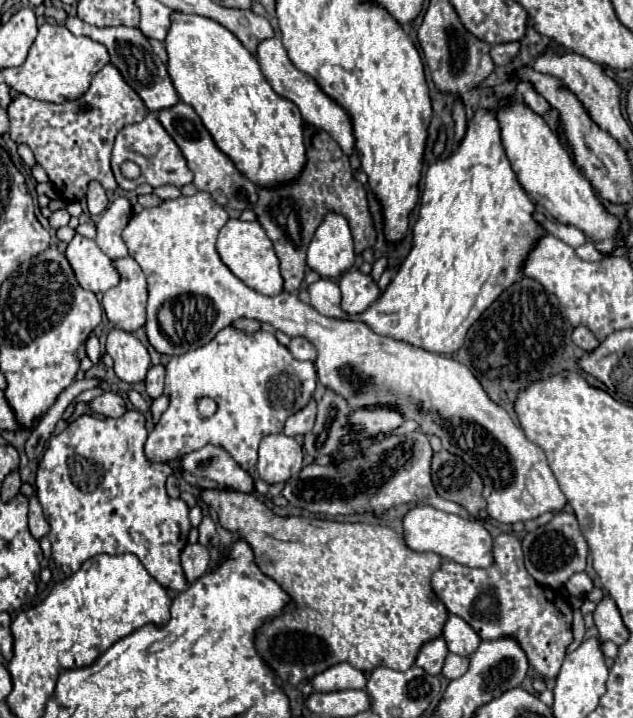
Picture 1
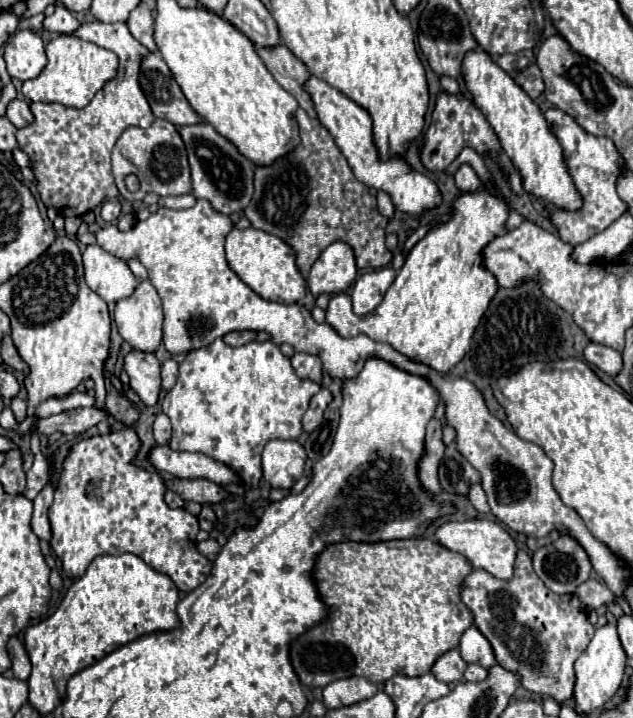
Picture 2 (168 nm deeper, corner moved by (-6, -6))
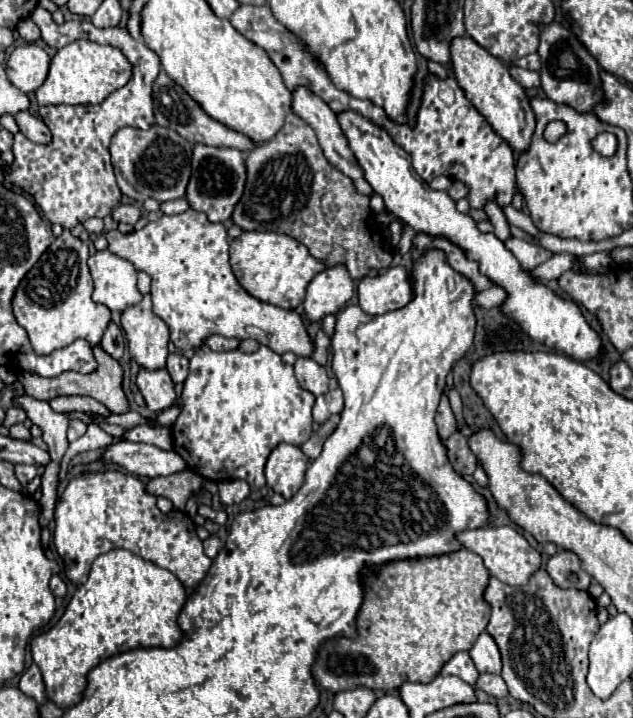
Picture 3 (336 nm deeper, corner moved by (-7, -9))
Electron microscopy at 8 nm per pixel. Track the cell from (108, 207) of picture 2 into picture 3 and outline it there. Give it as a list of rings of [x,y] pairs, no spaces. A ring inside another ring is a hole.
[[[120,204],[112,212],[112,218],[116,222],[126,222],[126,224],[132,224],[134,226],[138,222],[138,218],[140,218],[140,210],[136,206],[132,206],[132,204]]]

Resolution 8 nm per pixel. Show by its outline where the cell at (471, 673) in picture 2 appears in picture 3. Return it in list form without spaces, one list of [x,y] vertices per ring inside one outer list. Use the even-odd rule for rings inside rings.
[[[480,674],[476,688],[484,690],[488,696],[494,696],[494,698],[506,698],[508,696],[508,688],[498,674]]]

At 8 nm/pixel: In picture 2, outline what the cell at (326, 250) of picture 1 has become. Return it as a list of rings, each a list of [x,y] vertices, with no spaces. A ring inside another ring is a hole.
[[[333,241],[325,247],[309,271],[309,289],[317,297],[319,293],[343,293],[357,277],[355,255],[349,243]]]

